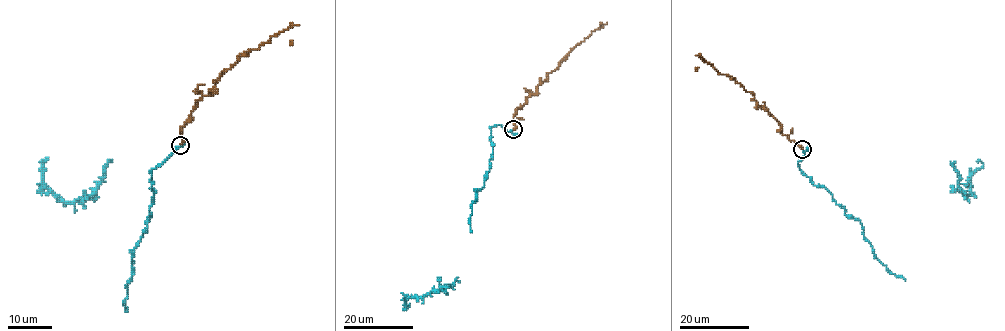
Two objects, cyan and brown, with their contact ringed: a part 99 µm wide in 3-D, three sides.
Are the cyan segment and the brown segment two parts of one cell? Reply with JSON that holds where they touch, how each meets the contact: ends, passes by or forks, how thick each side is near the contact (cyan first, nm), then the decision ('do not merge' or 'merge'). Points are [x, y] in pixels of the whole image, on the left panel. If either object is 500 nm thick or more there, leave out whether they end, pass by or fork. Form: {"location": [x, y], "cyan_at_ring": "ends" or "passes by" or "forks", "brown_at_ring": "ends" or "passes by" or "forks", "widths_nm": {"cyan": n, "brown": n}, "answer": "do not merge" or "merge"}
{"location": [180, 145], "cyan_at_ring": "passes by", "brown_at_ring": "ends", "widths_nm": {"cyan": 280, "brown": 200}, "answer": "merge"}

